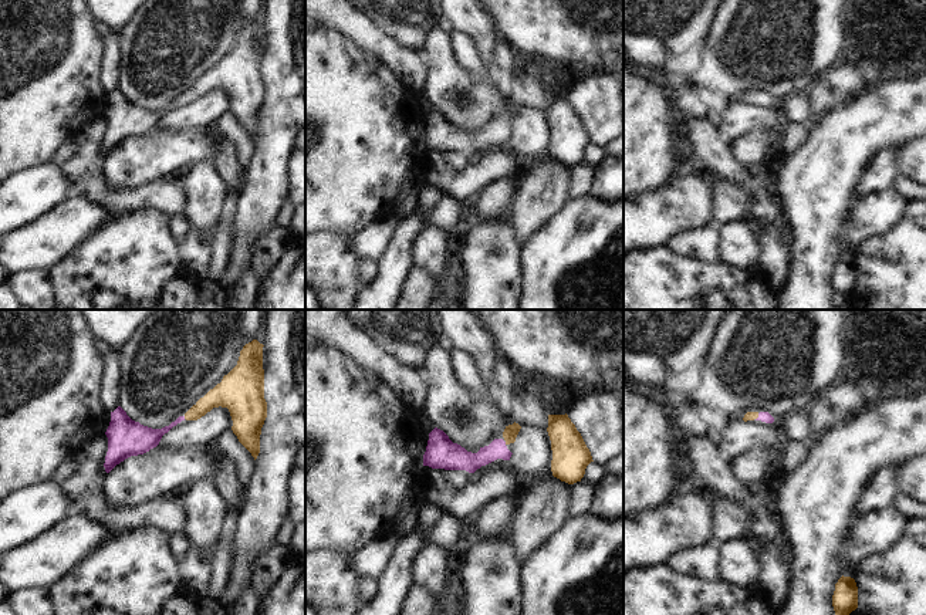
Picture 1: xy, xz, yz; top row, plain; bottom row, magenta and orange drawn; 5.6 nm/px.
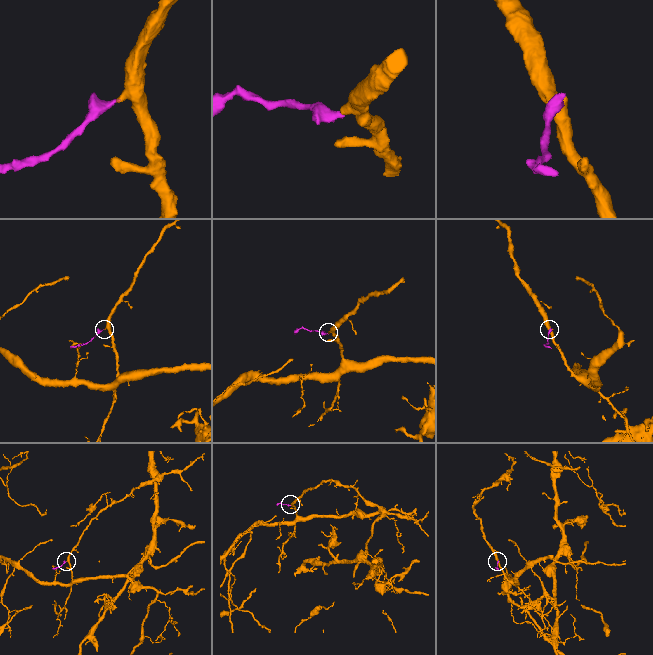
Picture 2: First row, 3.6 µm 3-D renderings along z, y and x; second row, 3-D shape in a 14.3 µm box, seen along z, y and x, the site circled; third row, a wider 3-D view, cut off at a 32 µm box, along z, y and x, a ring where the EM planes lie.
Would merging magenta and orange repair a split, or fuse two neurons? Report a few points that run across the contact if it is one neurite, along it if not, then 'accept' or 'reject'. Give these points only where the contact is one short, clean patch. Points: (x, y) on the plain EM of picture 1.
line yz (764, 98), (759, 98), (750, 97); accept

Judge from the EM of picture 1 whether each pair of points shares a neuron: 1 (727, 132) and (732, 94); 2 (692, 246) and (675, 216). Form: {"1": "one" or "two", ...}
{"1": "two", "2": "two"}

